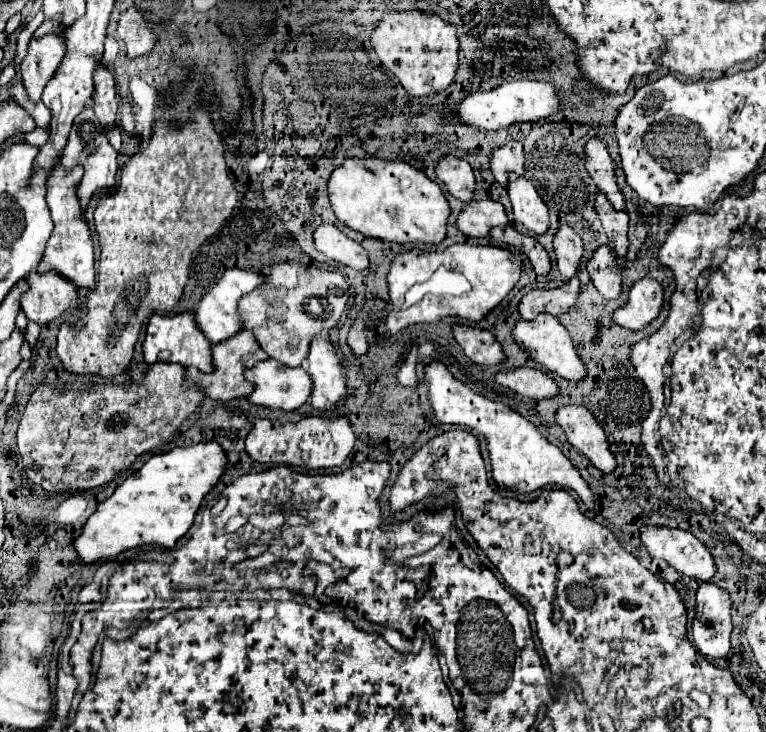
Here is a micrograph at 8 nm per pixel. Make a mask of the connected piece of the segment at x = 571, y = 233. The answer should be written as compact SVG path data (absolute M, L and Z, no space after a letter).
M561 226L555 234L555 258L563 282L569 282L579 272L579 262L583 256L583 242L573 228Z

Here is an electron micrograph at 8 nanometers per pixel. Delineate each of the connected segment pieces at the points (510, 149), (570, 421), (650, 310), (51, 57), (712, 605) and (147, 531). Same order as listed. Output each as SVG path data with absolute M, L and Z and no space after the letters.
M507 142L505 146L497 148L491 158L491 172L503 188L507 188L507 184L509 184L509 174L523 176L525 158L523 158L521 142Z
M565 406L557 412L557 424L563 428L567 440L583 452L595 468L603 474L611 474L617 468L615 456L609 450L607 436L597 424L597 418L583 406Z
M643 278L633 284L629 302L615 310L615 322L629 330L641 330L643 326L657 320L663 306L663 284L653 278Z
M31 36L27 56L19 64L23 84L31 100L41 100L41 92L47 80L55 74L65 56L65 42L57 36Z
M701 584L693 620L693 640L707 658L725 658L731 650L731 600L727 590L715 584Z
M217 442L173 448L165 454L149 458L141 468L141 476L129 476L113 492L113 496L103 500L95 514L91 514L81 536L75 538L79 558L85 564L93 564L137 546L157 544L163 548L173 548L175 542L191 528L203 498L219 482L225 468L227 452Z

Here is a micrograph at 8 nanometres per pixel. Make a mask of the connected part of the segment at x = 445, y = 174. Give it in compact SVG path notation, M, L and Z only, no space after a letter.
M445 156L437 166L437 178L445 184L445 188L453 198L465 204L473 200L475 176L469 162L455 156Z

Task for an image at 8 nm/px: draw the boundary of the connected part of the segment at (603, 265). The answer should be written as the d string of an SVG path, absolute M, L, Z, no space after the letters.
M601 246L587 264L595 288L605 300L615 300L621 294L621 270L615 266L615 254Z

